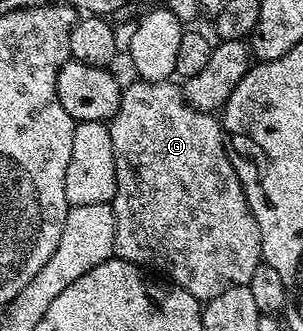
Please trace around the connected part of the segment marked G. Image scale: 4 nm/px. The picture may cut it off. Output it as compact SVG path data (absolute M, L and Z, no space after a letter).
M134 80L122 92L120 108L108 125L112 136L112 156L116 160L116 192L114 193L114 253L126 262L133 262L142 268L155 266L158 270L170 274L169 281L175 286L192 292L198 301L205 304L211 302L220 292L228 292L233 286L249 286L252 272L256 272L258 263L262 261L262 245L260 244L260 228L248 208L248 200L244 196L244 188L232 168L226 155L226 144L222 132L221 121L214 114L205 114L202 110L192 108L182 97L181 89L173 86L173 81L144 82Z

